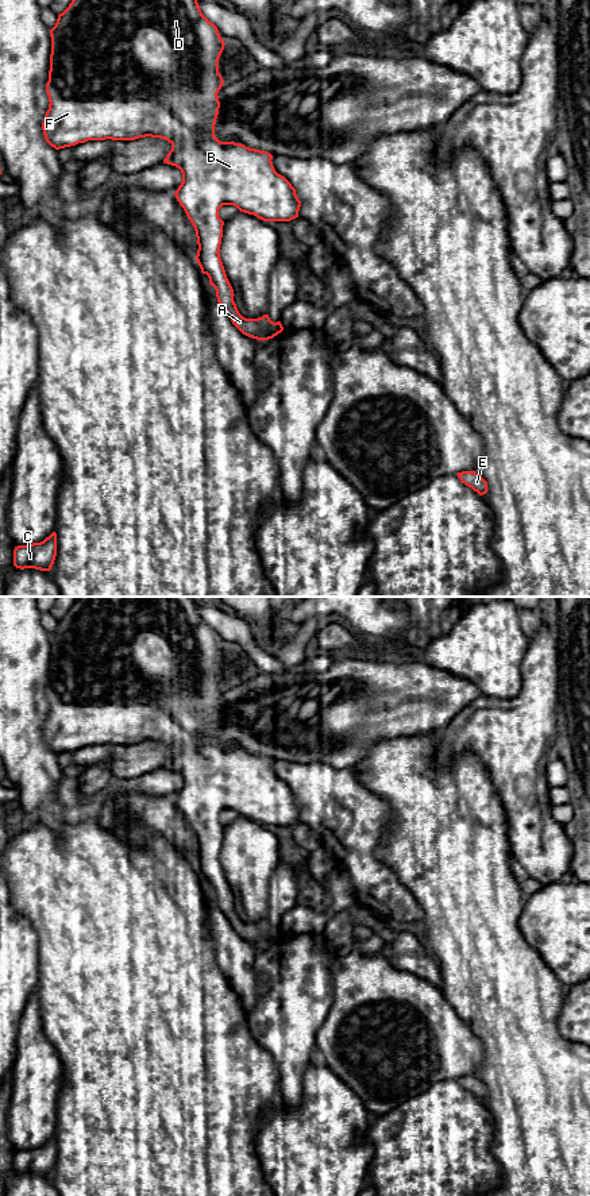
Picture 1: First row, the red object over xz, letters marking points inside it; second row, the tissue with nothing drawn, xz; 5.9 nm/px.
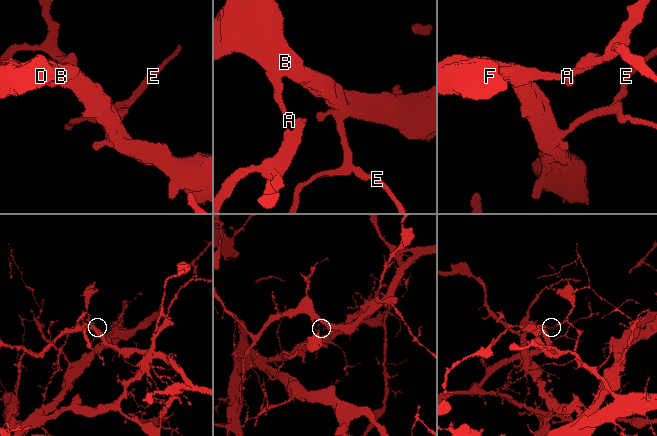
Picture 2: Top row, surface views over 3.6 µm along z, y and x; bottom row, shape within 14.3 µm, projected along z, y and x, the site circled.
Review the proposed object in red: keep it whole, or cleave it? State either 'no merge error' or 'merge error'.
merge error

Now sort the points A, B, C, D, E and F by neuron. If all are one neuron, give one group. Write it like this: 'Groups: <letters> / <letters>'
Groups: A B D E F / C

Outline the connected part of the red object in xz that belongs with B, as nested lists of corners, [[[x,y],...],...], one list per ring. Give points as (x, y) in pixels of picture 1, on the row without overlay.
[[[78,597],[58,620],[50,641],[50,675],[46,688],[50,709],[42,728],[46,746],[59,755],[88,745],[135,745],[146,741],[167,745],[171,755],[163,768],[176,771],[182,778],[182,787],[174,799],[194,832],[198,849],[196,865],[201,877],[208,880],[209,890],[215,892],[217,907],[232,929],[248,942],[261,945],[281,938],[281,926],[271,926],[269,919],[246,923],[239,918],[219,857],[224,830],[219,814],[223,810],[234,810],[263,826],[290,826],[298,822],[301,806],[292,788],[275,776],[270,757],[242,748],[220,746],[215,741],[220,713],[217,698],[224,688],[219,678],[219,663],[225,648],[217,632],[203,620],[196,601],[192,597]]]

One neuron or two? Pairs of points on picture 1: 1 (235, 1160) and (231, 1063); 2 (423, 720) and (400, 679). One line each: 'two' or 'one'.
1: one
2: one

